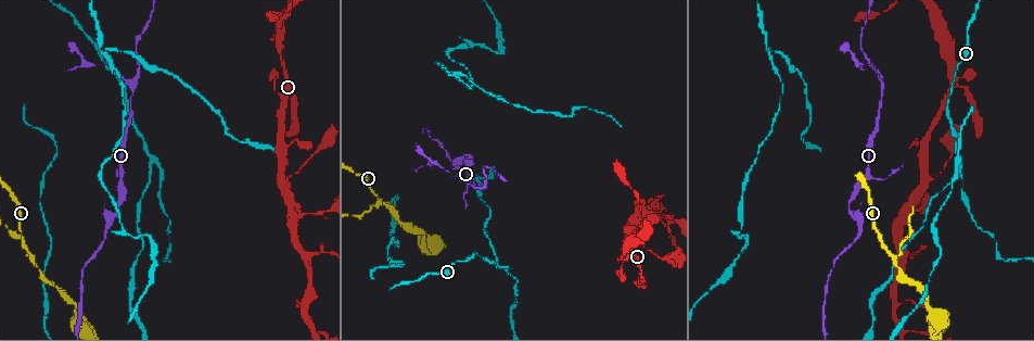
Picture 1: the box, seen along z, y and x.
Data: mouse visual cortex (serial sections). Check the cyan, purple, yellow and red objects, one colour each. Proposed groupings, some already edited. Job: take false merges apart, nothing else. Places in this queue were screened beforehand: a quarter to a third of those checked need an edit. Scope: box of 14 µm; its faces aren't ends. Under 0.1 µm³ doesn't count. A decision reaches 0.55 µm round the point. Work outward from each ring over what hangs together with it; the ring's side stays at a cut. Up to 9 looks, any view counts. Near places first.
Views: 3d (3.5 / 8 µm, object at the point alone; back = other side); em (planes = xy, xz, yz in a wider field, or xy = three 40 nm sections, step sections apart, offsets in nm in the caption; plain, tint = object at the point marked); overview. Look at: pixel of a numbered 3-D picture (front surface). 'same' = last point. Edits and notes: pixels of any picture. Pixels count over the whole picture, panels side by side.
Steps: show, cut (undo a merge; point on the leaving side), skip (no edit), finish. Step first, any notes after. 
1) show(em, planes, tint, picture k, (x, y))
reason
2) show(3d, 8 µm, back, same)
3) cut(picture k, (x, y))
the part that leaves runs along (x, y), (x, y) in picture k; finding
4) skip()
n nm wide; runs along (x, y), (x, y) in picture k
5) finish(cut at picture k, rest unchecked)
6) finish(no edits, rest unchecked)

show(3d, 3.5 µm, picture 1, (131, 86))
three-way junction

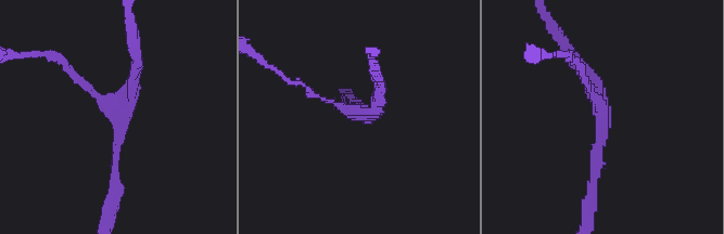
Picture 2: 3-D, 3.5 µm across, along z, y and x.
show(em, xy, step 5, tint, picture 2, (361, 114))
3 arms; arms of 100, 150, 200 nm; shape alone is not enough

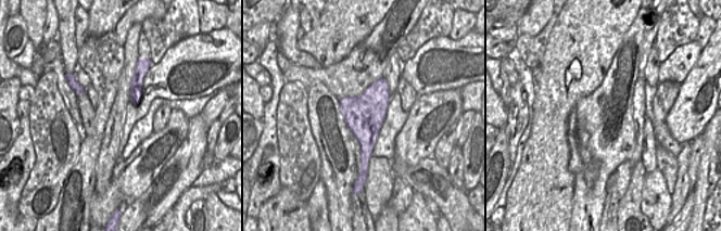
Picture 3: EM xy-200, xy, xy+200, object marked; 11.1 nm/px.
skip()
runs along (116, 186), (119, 116), (66, 69) in picture 2; all the same cell

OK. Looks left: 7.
show(3d, 8 µm, picture 1, (283, 177))
three-way junction

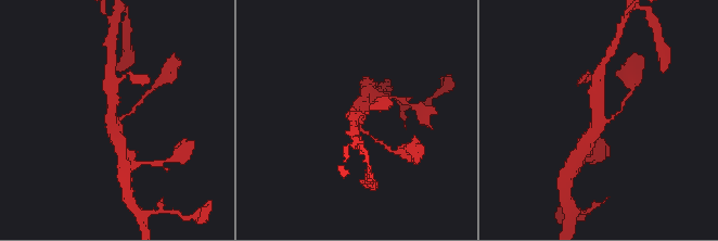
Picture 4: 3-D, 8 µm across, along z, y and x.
show(em, xy, step 5, tint, picture 4, (598, 120))
shape alone is not enough

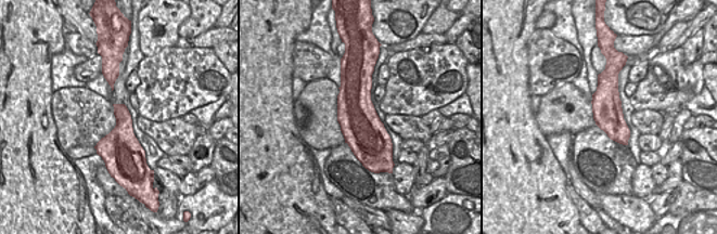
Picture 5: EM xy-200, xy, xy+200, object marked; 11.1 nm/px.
skip()
runs along (595, 87), (597, 125), (584, 146) in picture 4; continuous, no second cell

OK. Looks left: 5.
show(3d, 3.5 µm, picture 1, (659, 210))
arms part here

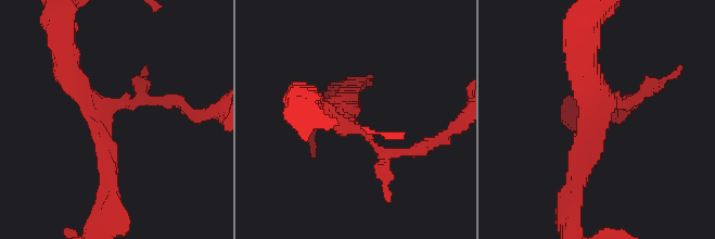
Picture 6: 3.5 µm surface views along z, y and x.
show(em, planes, tint, picture 6, (102, 107))
3 arms; arms of 200, 250, 350 nm

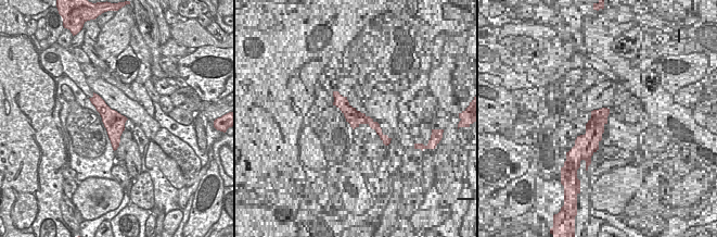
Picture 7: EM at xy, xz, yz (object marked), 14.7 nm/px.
skip()
runs along (62, 52), (102, 109), (109, 175) in picture 6; all the same cell

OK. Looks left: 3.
show(3d, 3.5 µm, picture 1, (859, 183))

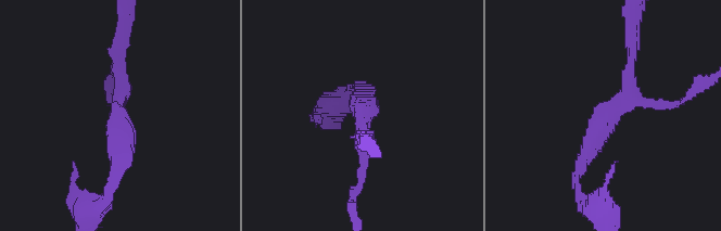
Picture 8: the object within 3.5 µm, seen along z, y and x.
show(em, xy, step 3, tint, picture 8, (363, 119))
shape alone is not enough

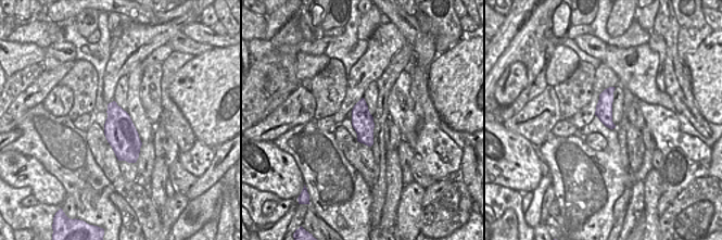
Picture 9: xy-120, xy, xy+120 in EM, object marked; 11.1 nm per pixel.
skip()
runs along (631, 46), (628, 92), (578, 172) in picture 8; one cell here

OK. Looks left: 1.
finish(no edits, rest unchecked)

